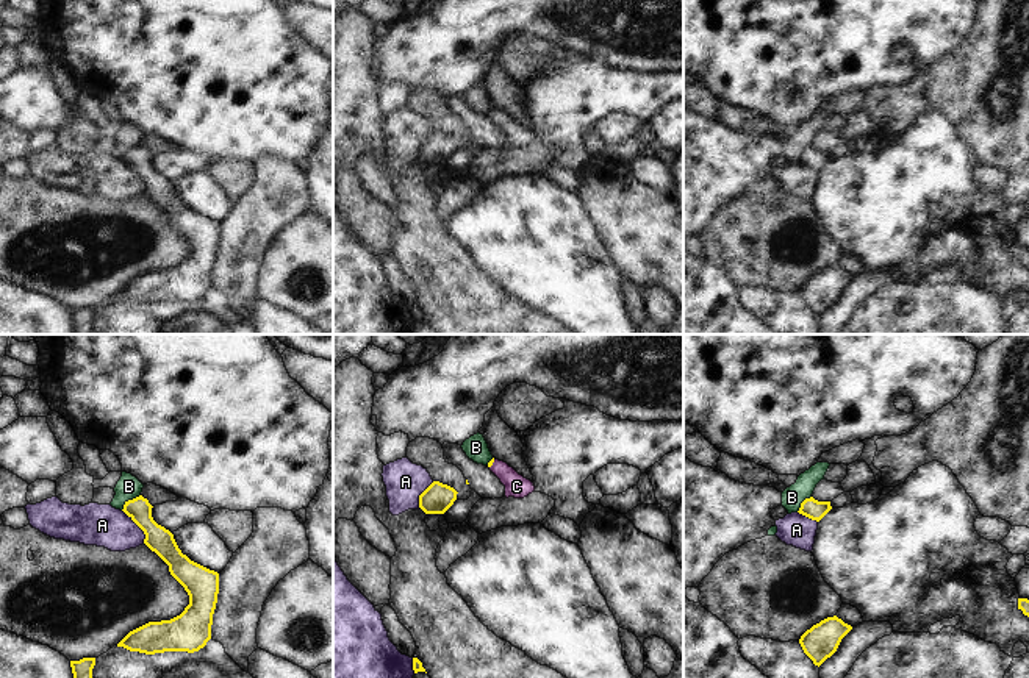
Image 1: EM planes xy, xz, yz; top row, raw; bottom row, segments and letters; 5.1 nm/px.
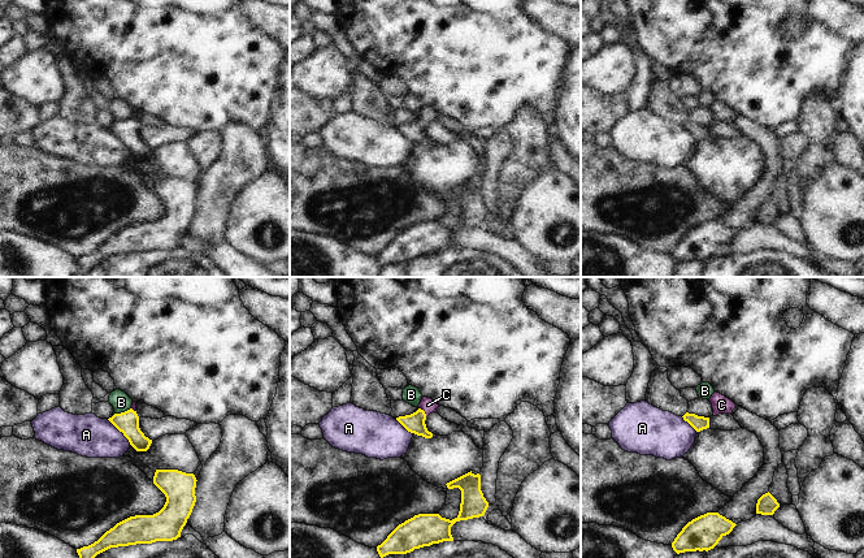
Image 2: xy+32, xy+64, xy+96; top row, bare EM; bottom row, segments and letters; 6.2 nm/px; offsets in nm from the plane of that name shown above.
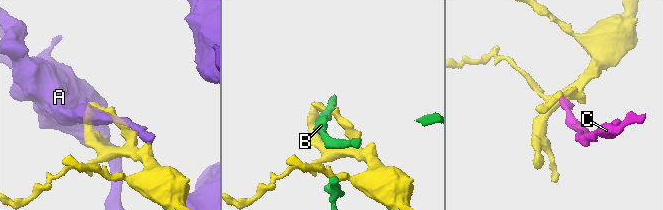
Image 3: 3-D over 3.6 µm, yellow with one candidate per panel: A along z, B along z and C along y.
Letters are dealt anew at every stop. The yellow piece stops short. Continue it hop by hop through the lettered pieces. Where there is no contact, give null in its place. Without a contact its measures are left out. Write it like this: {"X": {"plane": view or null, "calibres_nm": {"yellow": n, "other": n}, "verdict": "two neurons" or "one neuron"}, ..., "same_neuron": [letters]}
{"A": {"plane": "xy", "calibres_nm": {"yellow": 140, "other": 220}, "verdict": "two neurons"}, "B": {"plane": "xy", "calibres_nm": {"yellow": 130, "other": 120}, "verdict": "two neurons"}, "C": {"plane": "xz", "calibres_nm": {"yellow": 20, "other": 120}, "verdict": "one neuron"}, "same_neuron": ["C"]}

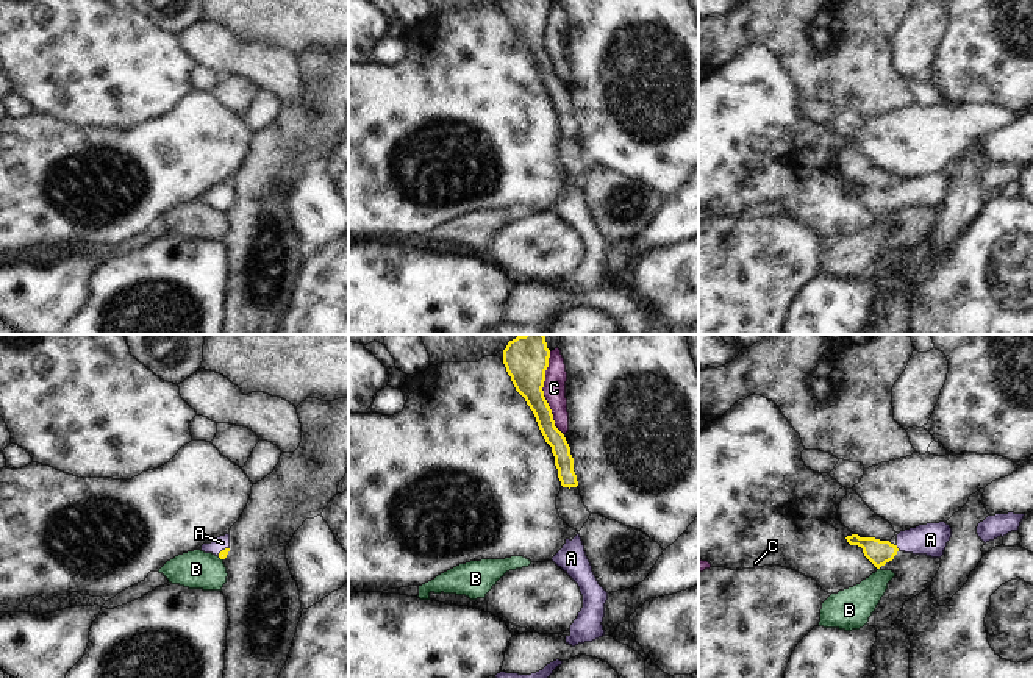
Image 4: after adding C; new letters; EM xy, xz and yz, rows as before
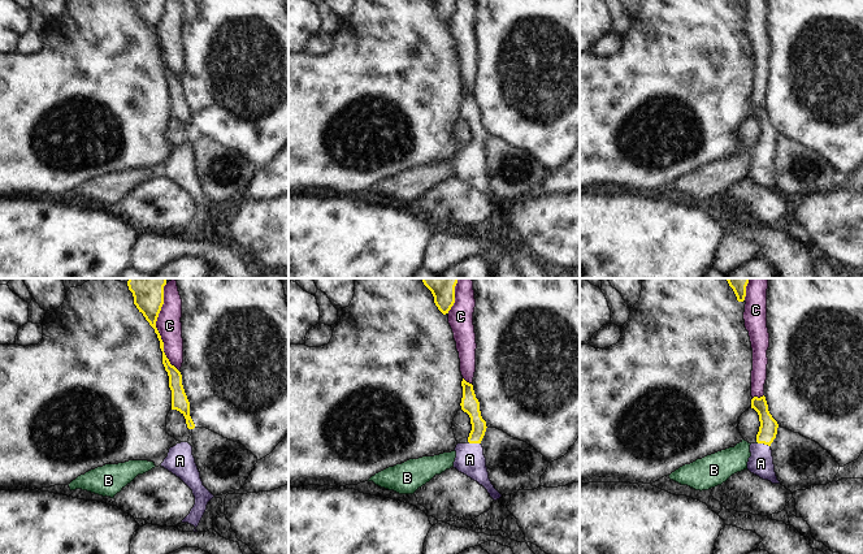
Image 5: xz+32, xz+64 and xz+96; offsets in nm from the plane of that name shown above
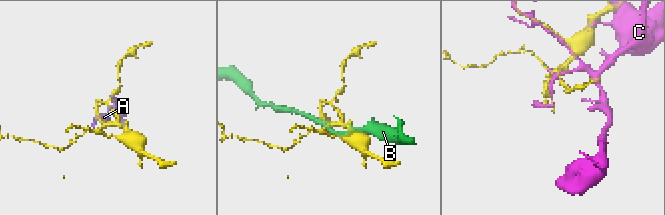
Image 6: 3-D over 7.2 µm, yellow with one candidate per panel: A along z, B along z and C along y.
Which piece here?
{"A": {"plane": "yz", "calibres_nm": {"yellow": 130, "other": 170}, "verdict": "one neuron"}, "B": {"plane": "xy", "calibres_nm": {"yellow": 50, "other": 190}, "verdict": "two neurons"}, "C": {"plane": "xz", "calibres_nm": {"yellow": 220, "other": 110}, "verdict": "two neurons"}, "same_neuron": ["A"]}

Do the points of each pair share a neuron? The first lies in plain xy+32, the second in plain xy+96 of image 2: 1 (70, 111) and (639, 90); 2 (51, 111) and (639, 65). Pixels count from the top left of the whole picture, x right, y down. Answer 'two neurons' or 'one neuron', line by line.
1: two neurons
2: one neuron

